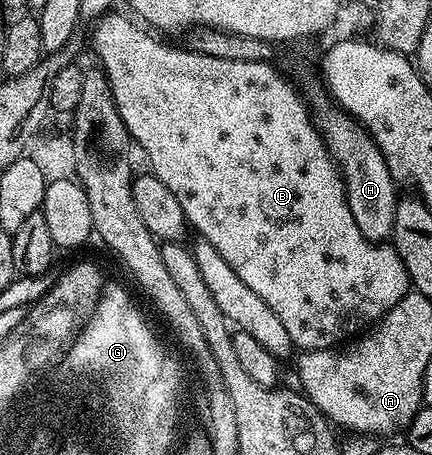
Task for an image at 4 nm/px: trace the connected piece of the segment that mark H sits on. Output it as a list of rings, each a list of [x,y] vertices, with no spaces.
[[[326,94],[317,96],[309,103],[315,127],[321,135],[329,156],[338,168],[345,185],[349,210],[369,242],[381,243],[392,236],[395,207],[399,200],[396,176],[388,165],[380,144],[373,140],[356,118],[350,116],[341,106],[330,103]]]

